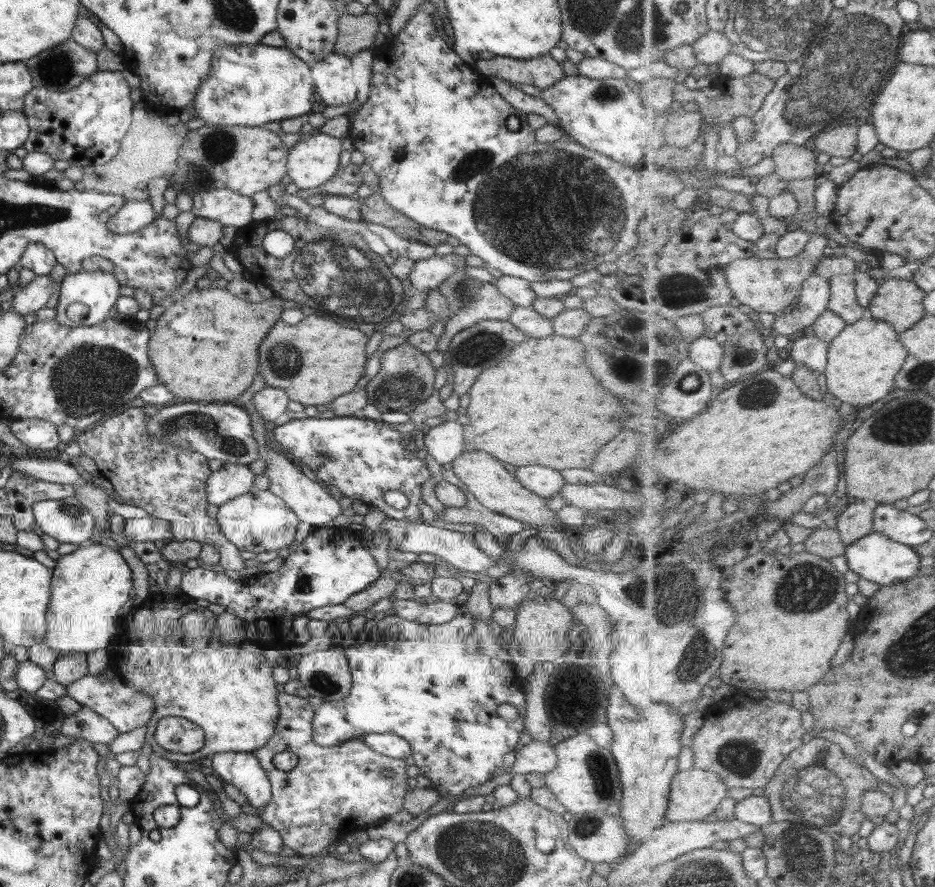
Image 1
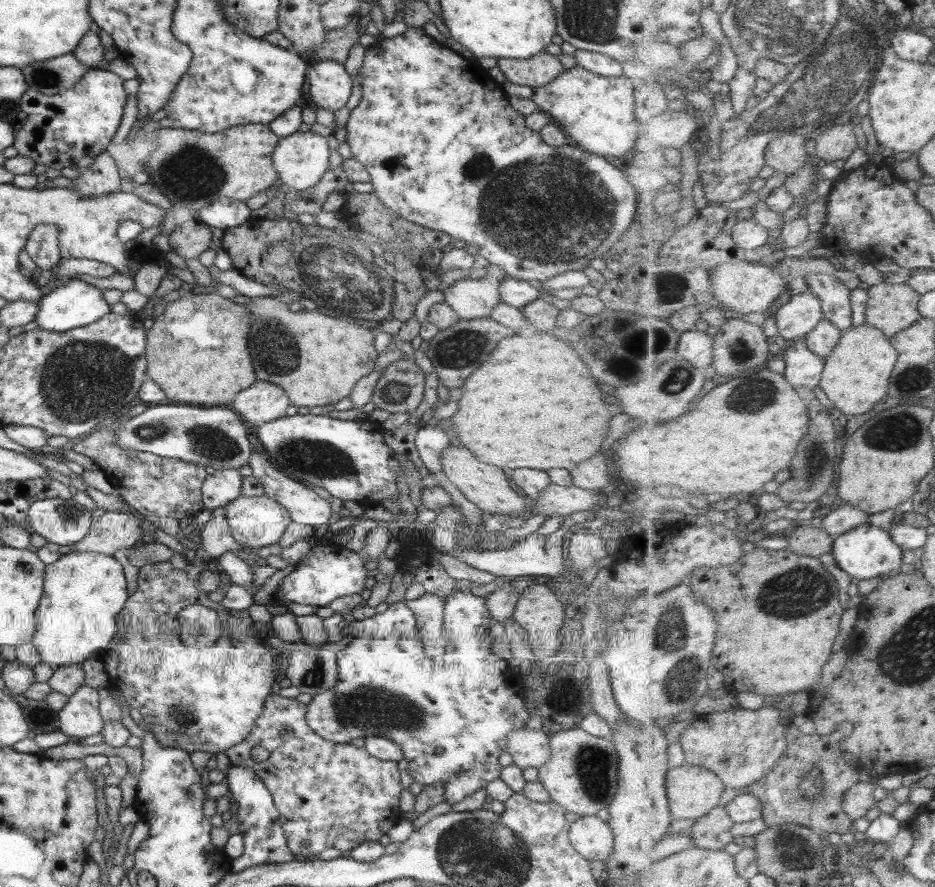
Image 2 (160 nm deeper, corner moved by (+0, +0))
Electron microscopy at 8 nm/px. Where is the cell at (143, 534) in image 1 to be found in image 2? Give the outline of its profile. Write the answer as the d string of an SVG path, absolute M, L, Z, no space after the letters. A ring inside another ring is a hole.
M103 511L101 515L91 519L87 534L70 545L70 550L96 552L109 556L115 550L128 549L139 543L141 535L138 519L133 515L118 511Z

